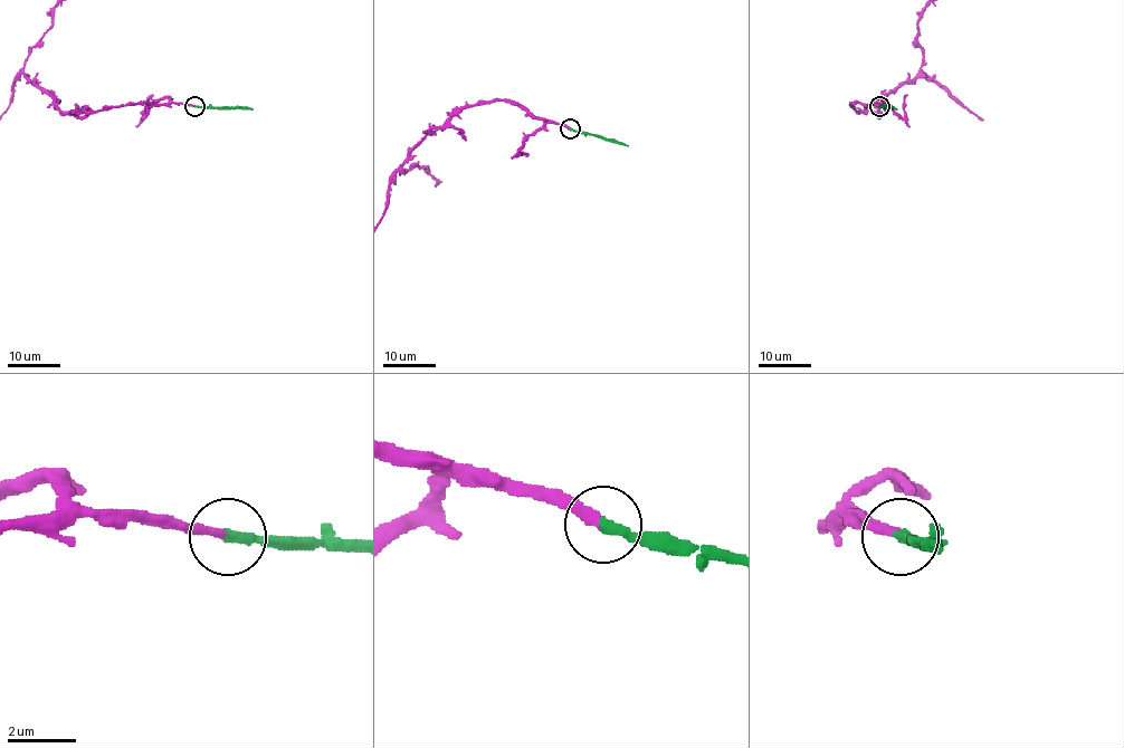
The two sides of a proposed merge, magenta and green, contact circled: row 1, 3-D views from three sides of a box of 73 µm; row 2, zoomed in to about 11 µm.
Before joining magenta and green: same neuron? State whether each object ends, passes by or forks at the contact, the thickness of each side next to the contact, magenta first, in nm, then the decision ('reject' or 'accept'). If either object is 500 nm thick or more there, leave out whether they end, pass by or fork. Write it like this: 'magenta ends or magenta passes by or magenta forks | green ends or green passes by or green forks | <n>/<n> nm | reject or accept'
magenta ends | green ends | 280/320 nm | accept

